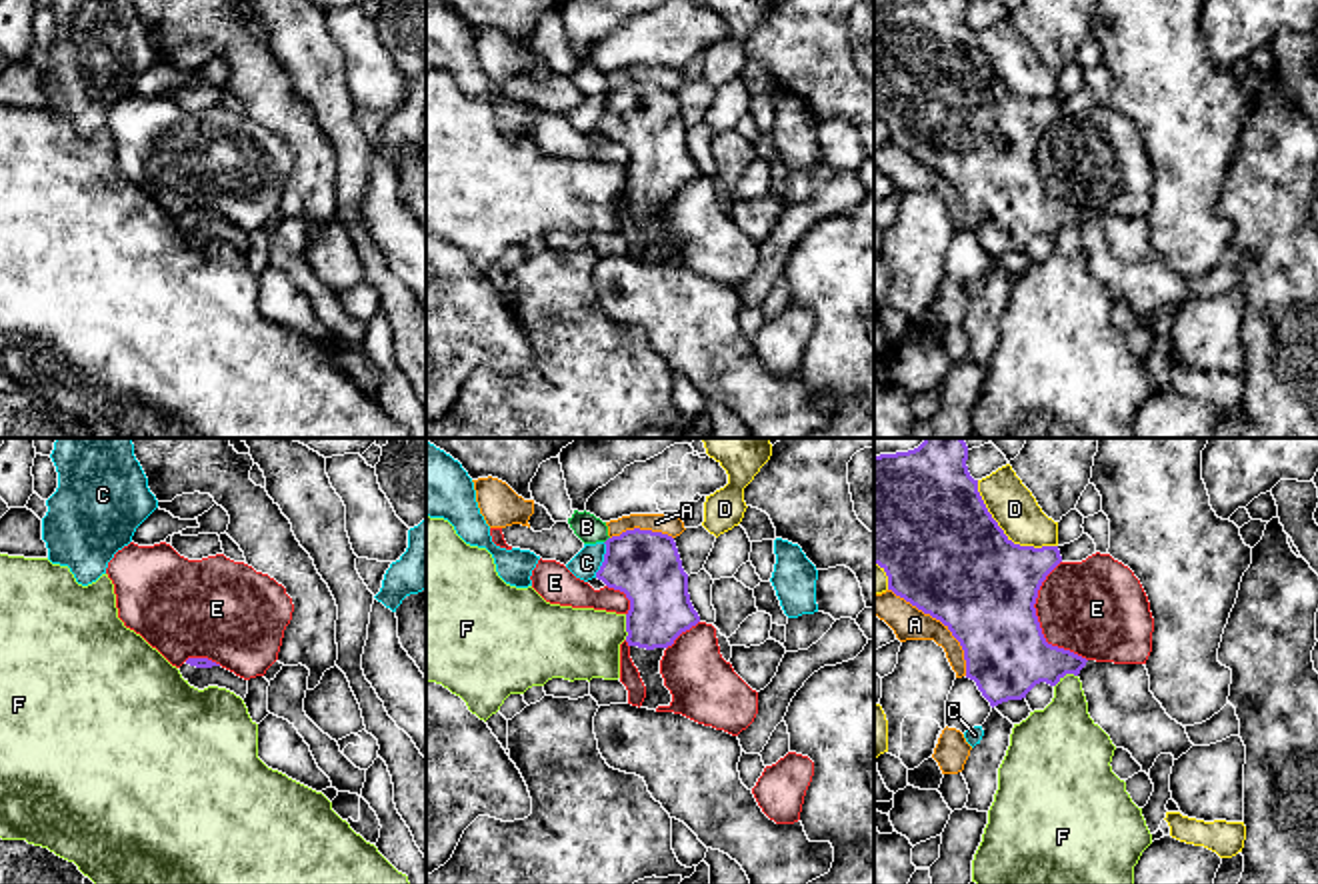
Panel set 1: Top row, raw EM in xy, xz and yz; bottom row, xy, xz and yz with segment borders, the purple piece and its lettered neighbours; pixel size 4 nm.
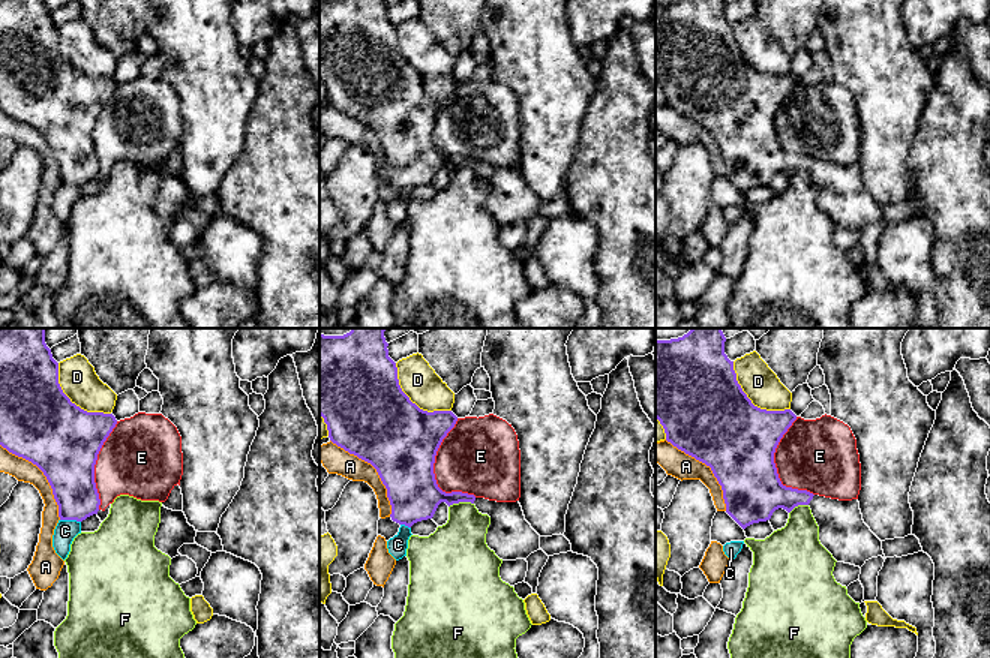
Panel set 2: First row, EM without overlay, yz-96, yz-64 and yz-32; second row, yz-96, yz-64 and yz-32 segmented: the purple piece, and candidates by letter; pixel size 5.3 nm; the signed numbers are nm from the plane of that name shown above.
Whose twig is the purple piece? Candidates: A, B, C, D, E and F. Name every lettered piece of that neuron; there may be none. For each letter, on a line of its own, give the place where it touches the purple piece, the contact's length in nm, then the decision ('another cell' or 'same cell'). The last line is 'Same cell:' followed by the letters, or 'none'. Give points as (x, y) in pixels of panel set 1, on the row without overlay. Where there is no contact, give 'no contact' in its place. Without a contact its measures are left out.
A: contact yz (940, 172); length 480 nm; another cell
B: contact xz (606, 92); length 40 nm; another cell
C: contact xz (604, 112); length 150 nm; another cell
D: contact yz (1002, 84); length 420 nm; another cell
E: contact yz (1036, 172); length 420 nm; another cell
F: contact xz (626, 178); length 100 nm; another cell
Same cell: none

